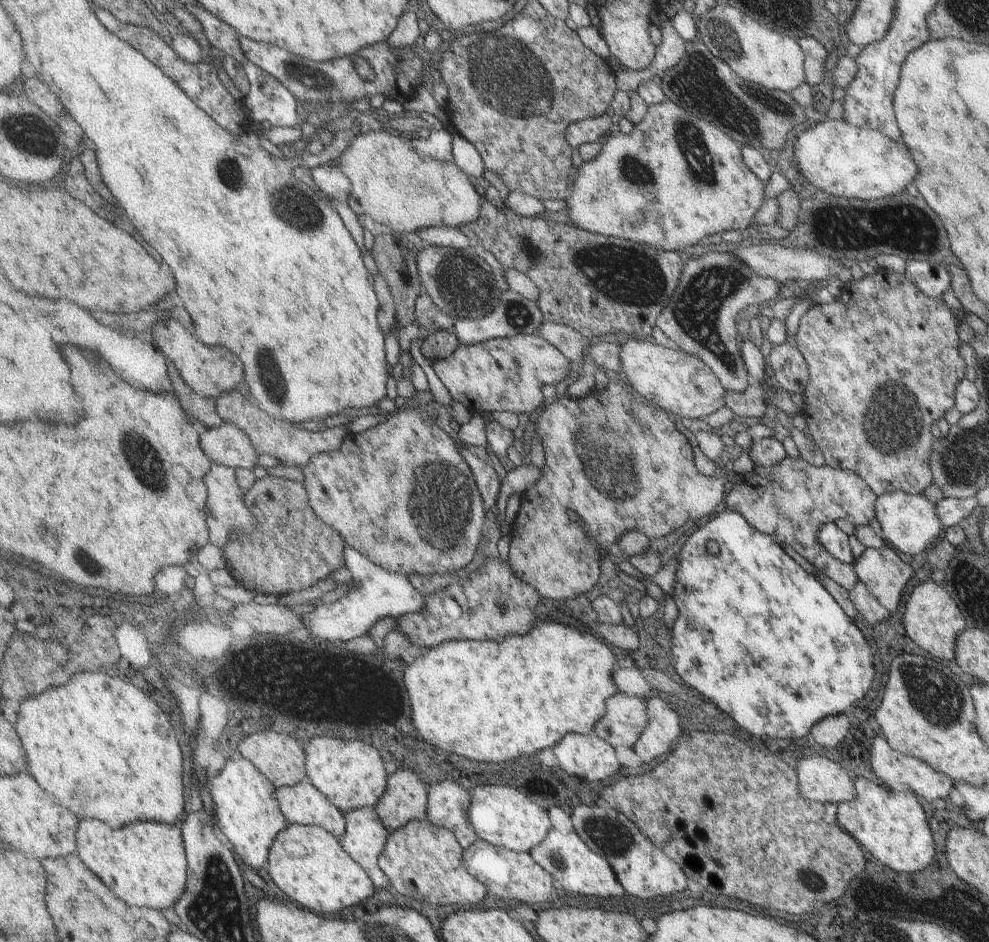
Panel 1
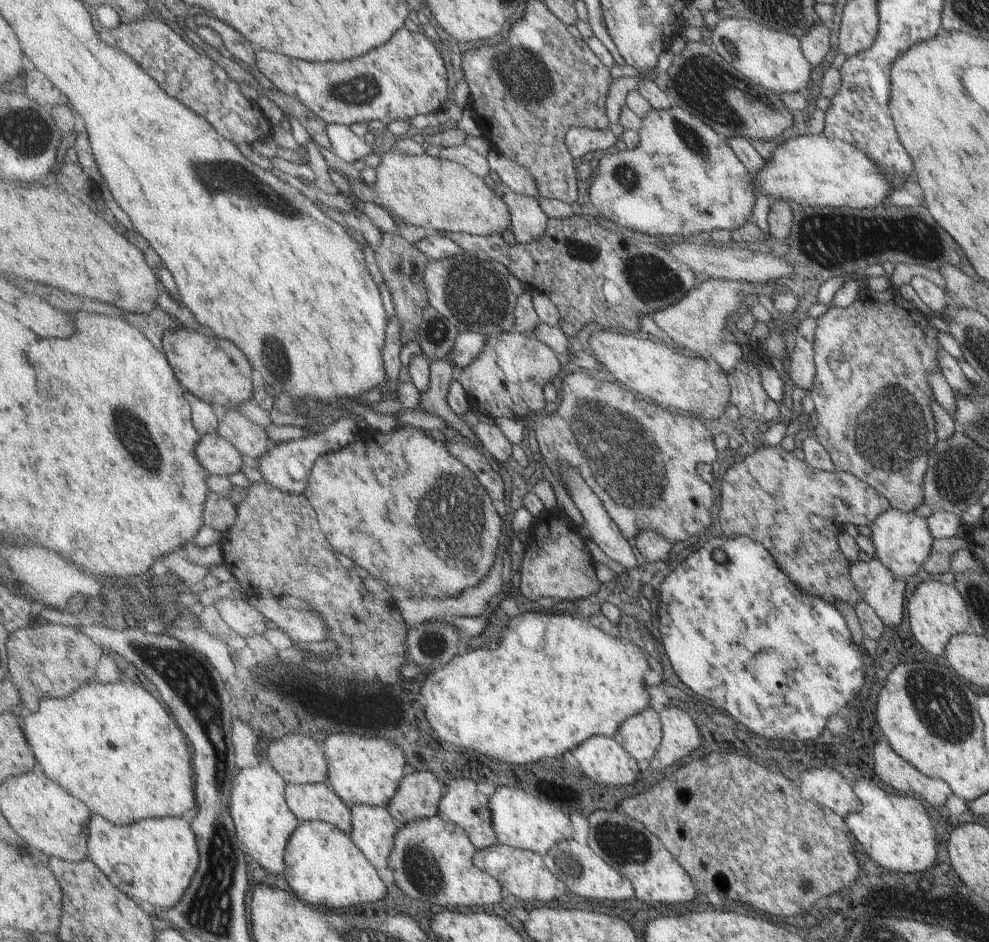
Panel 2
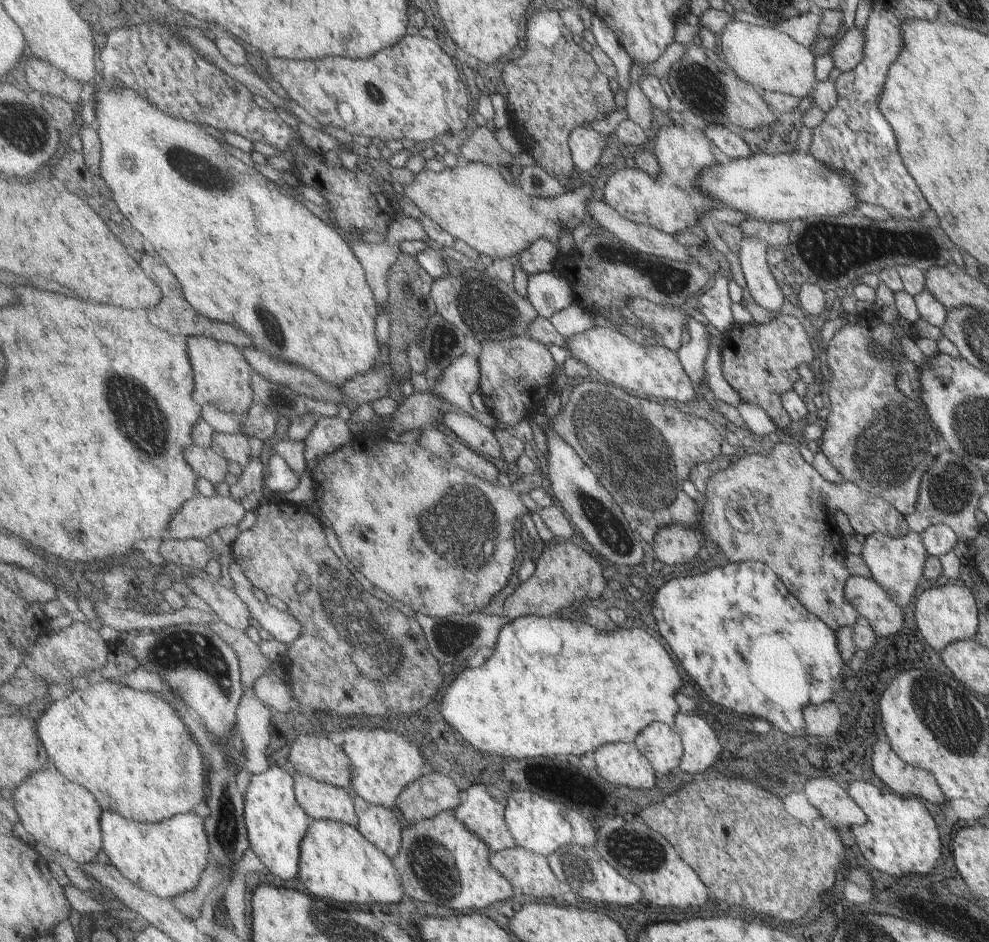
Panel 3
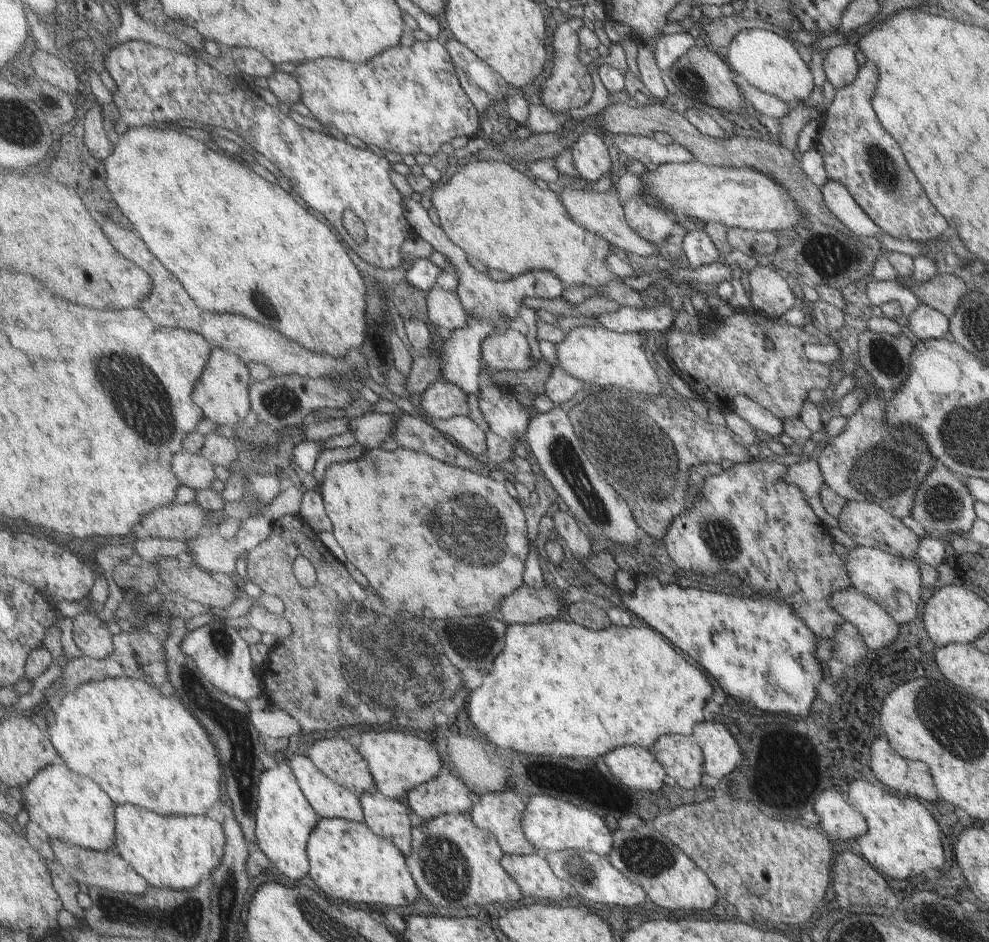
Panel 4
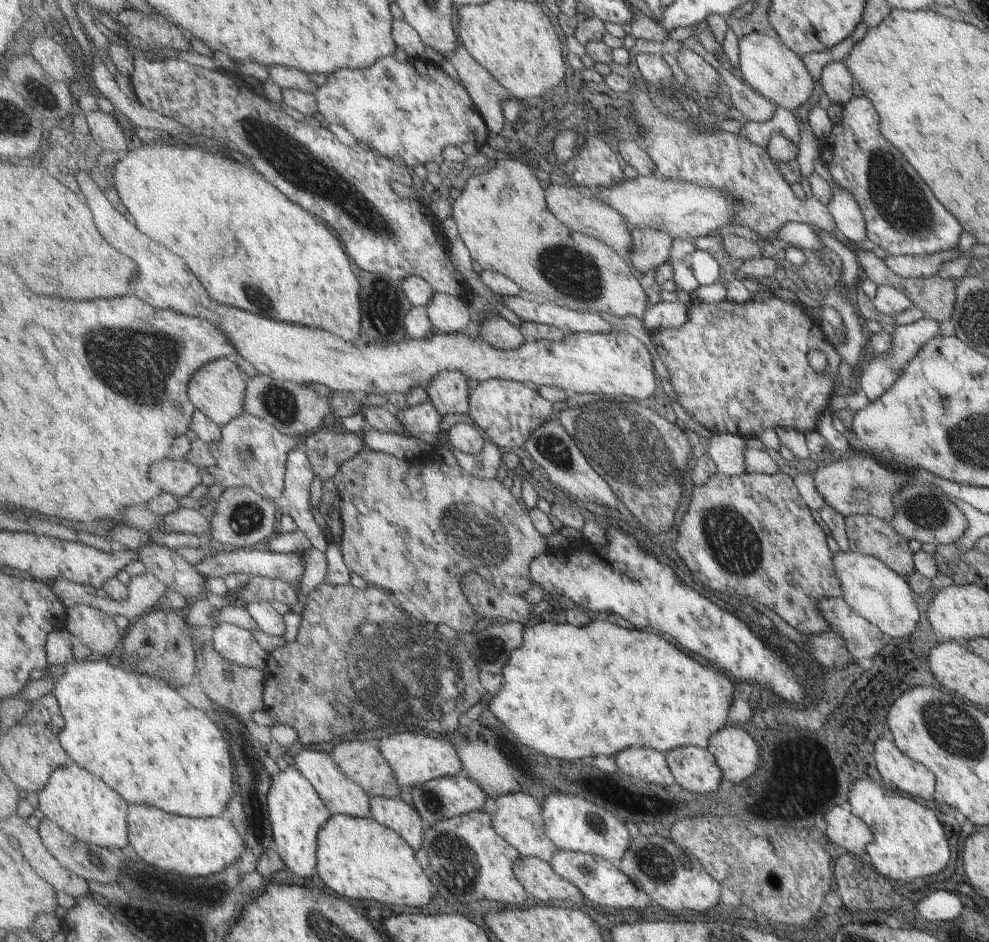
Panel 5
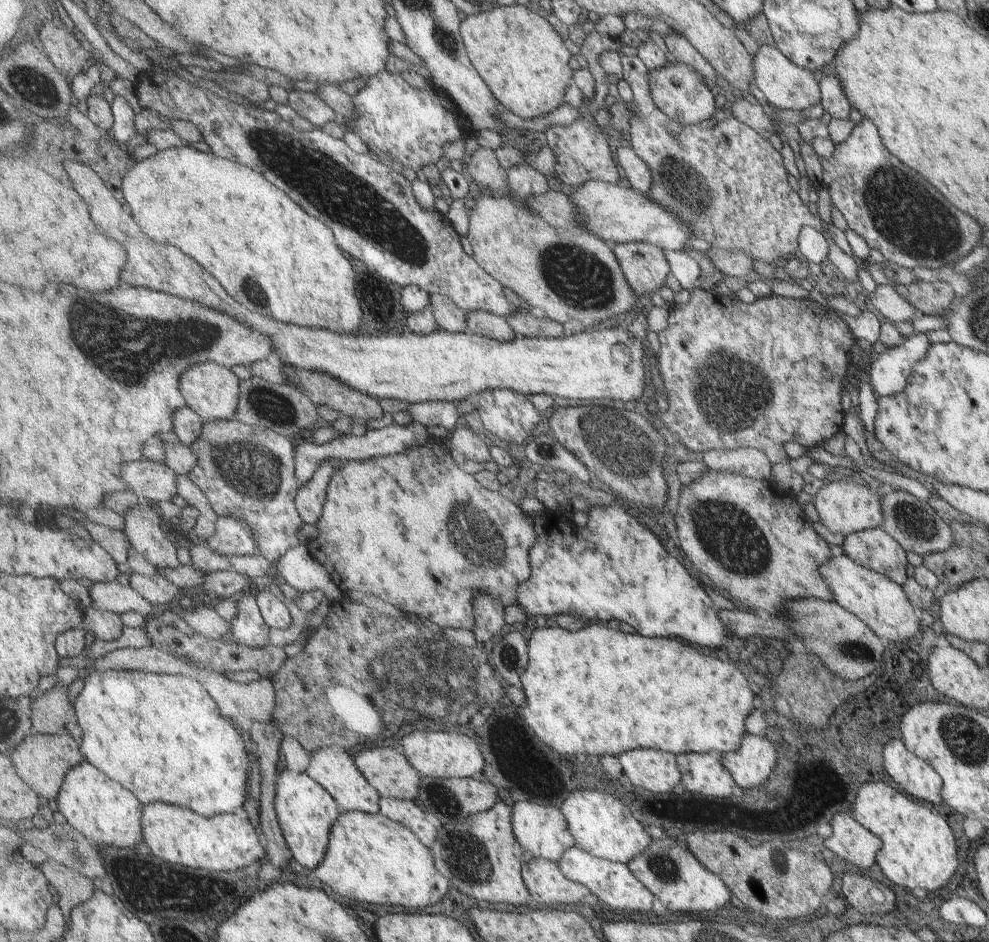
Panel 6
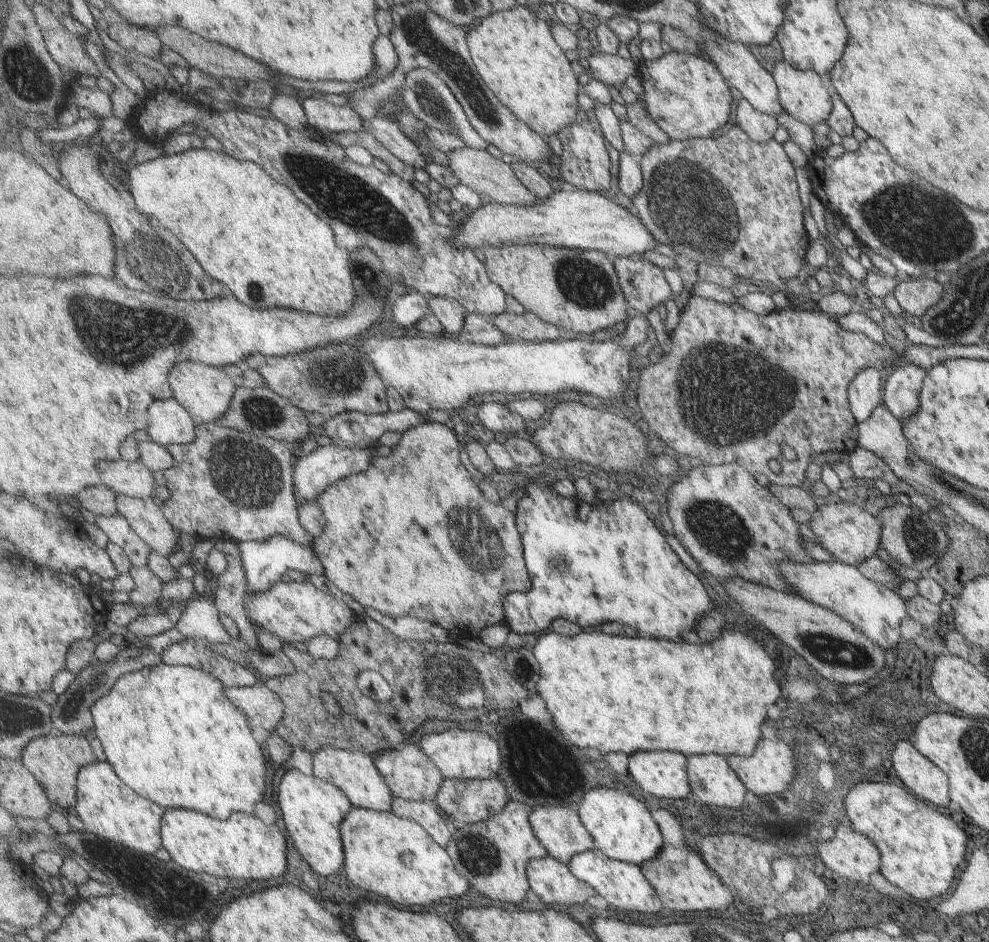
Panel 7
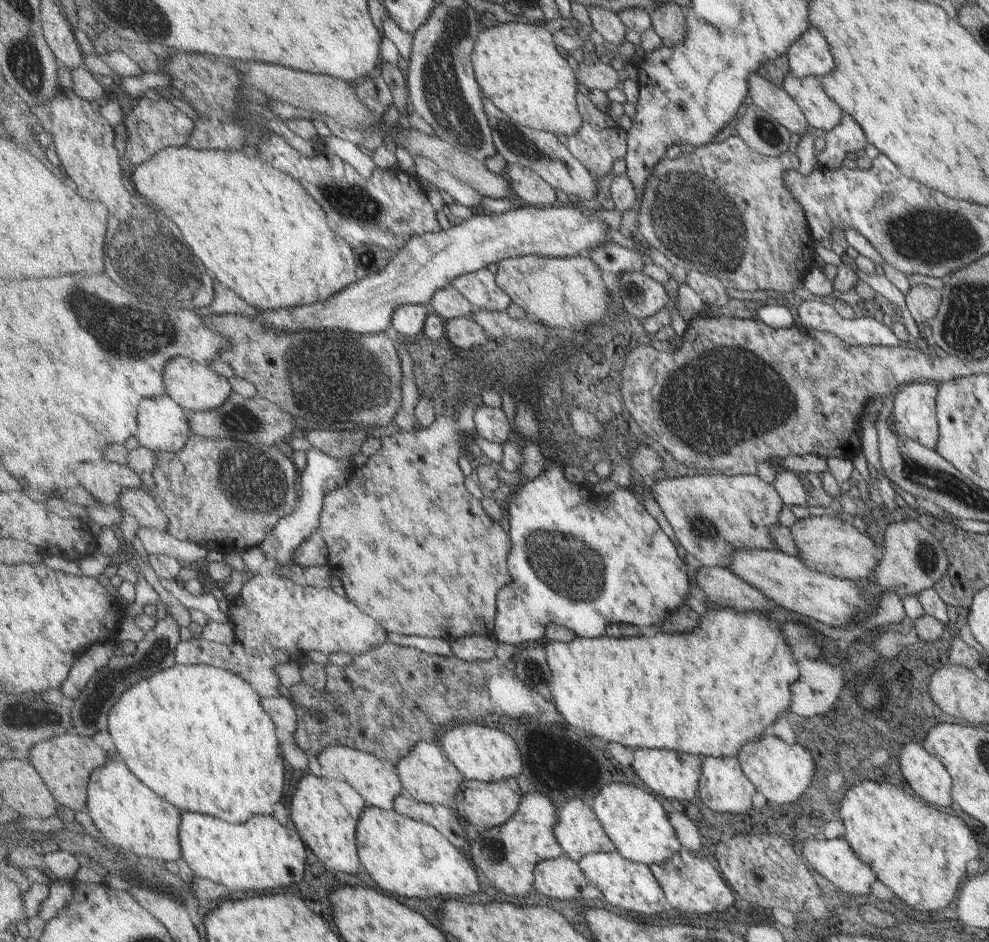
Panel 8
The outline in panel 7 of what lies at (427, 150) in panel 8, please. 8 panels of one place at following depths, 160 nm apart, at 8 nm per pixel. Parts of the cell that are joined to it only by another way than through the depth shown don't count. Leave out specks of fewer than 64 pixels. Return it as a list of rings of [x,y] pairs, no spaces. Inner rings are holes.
[[[467,146],[453,149],[450,153],[447,153],[447,156],[447,167],[454,172],[454,175],[457,176],[461,184],[467,185],[469,188],[475,190],[475,192],[485,196],[488,201],[504,205],[529,206],[539,200],[517,178],[508,158],[497,159],[497,157],[489,154],[486,149],[474,149]]]

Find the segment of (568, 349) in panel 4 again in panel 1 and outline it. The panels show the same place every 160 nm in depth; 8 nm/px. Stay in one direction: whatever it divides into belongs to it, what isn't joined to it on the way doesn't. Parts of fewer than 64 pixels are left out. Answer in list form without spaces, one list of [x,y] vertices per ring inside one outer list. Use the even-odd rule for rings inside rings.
[[[631,337],[619,345],[619,360],[620,371],[627,376],[629,387],[643,397],[645,402],[672,412],[676,419],[683,416],[691,419],[705,418],[724,404],[726,392],[716,374],[699,357],[681,349],[670,350]]]

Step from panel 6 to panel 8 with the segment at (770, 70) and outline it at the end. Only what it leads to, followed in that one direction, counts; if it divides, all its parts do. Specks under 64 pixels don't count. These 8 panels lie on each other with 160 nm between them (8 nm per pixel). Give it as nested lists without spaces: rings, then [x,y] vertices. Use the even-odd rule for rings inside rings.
[[[788,73],[783,80],[783,90],[804,114],[808,126],[832,131],[843,117],[843,110],[821,90],[821,84],[813,76],[796,78]]]

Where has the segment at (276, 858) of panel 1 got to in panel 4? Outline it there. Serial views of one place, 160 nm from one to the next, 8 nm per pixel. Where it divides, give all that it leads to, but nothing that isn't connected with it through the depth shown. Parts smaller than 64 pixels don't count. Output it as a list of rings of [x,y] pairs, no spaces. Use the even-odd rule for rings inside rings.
[[[321,818],[316,830],[308,842],[308,855],[310,858],[310,878],[313,878],[321,890],[335,900],[347,900],[355,904],[385,904],[385,906],[409,906],[415,904],[419,898],[419,888],[415,884],[412,872],[408,867],[408,860],[401,849],[391,840],[375,834],[365,820],[361,824],[357,822],[345,822],[343,818]]]

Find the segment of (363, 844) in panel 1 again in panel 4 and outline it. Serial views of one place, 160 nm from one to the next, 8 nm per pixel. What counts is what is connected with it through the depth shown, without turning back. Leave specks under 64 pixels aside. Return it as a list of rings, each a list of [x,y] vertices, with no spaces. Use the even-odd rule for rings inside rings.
[[[379,790],[363,794],[361,804],[365,804],[364,820],[369,826],[377,834],[391,839],[407,858],[413,852],[413,824],[407,806]]]

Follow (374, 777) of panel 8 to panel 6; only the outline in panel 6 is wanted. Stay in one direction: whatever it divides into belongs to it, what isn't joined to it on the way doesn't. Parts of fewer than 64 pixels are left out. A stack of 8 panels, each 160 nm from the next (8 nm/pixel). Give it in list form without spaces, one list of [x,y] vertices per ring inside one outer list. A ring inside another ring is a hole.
[[[338,746],[321,748],[315,753],[307,772],[335,797],[342,811],[363,810],[363,812],[377,814],[381,810],[379,808],[380,792],[367,780],[364,772],[361,772],[357,766],[353,751]]]

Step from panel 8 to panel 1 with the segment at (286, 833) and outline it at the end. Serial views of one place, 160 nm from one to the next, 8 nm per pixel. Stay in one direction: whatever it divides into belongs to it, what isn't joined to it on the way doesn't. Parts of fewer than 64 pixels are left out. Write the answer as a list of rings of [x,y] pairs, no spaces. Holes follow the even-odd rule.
[[[83,820],[77,832],[79,854],[83,862],[93,870],[105,884],[130,905],[144,906],[149,909],[165,910],[176,905],[184,895],[188,884],[188,856],[181,826],[171,826],[163,822],[141,822],[129,824],[129,828],[113,830],[99,820]]]

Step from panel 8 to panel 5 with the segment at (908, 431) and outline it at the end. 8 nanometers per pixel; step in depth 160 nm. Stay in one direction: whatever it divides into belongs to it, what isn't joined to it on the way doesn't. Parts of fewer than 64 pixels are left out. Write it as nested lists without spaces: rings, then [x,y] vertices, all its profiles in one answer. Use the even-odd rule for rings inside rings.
[[[923,318],[908,325],[897,326],[892,332],[892,343],[889,350],[882,355],[870,356],[869,363],[860,371],[858,389],[861,389],[870,400],[879,398],[900,375],[904,366],[915,356],[915,353],[934,336],[939,335],[937,322],[931,318]]]

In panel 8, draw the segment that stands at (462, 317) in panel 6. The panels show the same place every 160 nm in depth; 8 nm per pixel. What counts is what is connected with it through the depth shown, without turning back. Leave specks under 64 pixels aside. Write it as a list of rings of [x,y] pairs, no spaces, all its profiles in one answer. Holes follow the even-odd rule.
[[[453,286],[438,291],[430,303],[435,313],[445,322],[461,317],[471,317],[475,307]]]

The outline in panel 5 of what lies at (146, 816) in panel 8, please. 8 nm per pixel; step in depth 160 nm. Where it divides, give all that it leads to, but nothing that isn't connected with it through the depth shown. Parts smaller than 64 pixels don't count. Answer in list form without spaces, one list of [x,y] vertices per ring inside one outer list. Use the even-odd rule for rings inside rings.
[[[62,766],[52,772],[50,781],[38,793],[39,808],[44,816],[77,839],[118,851],[129,844],[127,800],[117,794],[105,780],[93,776],[85,768]]]

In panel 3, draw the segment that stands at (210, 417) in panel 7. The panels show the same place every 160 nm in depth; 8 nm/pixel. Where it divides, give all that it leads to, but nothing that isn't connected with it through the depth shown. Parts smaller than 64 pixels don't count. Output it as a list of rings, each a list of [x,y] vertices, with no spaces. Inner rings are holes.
[[[187,337],[190,359],[196,376],[194,399],[197,404],[209,404],[228,414],[245,416],[255,401],[252,387],[253,370],[244,352],[231,343],[207,337]]]

